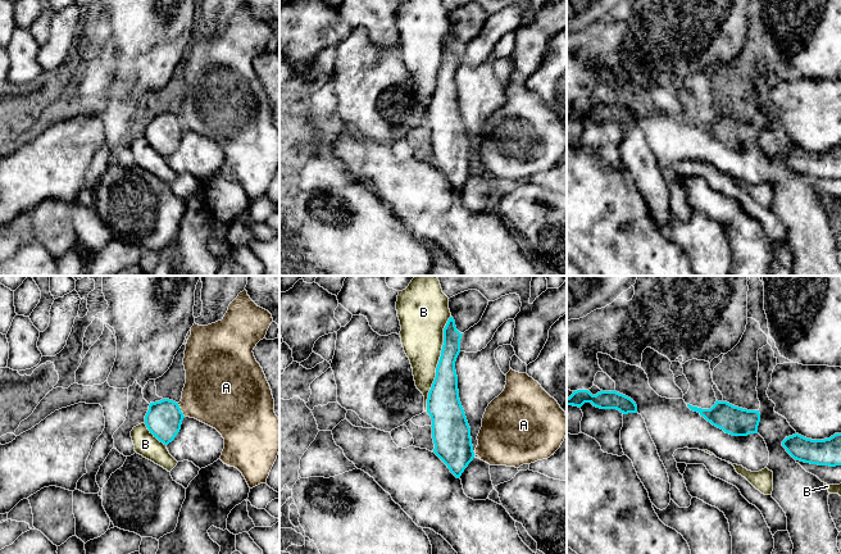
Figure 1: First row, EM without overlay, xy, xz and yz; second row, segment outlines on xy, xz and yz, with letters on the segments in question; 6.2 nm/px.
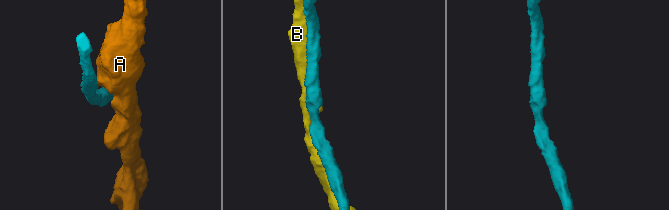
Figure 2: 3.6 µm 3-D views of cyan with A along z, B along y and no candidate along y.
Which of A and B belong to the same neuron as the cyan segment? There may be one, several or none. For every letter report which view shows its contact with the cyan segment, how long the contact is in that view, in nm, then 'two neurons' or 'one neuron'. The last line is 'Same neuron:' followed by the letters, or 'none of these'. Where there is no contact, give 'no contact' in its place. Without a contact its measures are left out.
A: meets cyan in xy; contact 100 nm long; one neuron
B: meets cyan in xz; contact 600 nm long; two neurons
Same neuron: A

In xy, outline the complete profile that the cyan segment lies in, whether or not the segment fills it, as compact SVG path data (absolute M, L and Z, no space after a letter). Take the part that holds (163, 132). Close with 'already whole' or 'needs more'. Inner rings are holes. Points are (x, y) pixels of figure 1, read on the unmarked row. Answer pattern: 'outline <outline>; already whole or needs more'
outline M244 3L229 17L222 33L208 38L194 36L183 71L186 96L181 114L163 112L150 115L145 128L147 142L164 158L174 153L185 130L215 141L224 151L221 173L237 181L250 201L267 195L279 165L279 131L274 126L274 112L253 65L272 35L272 27L258 19Z; needs more

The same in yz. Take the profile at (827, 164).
outline M795 146L786 150L782 159L794 172L804 176L841 178L841 146L835 146L824 153L812 153Z; already whole

